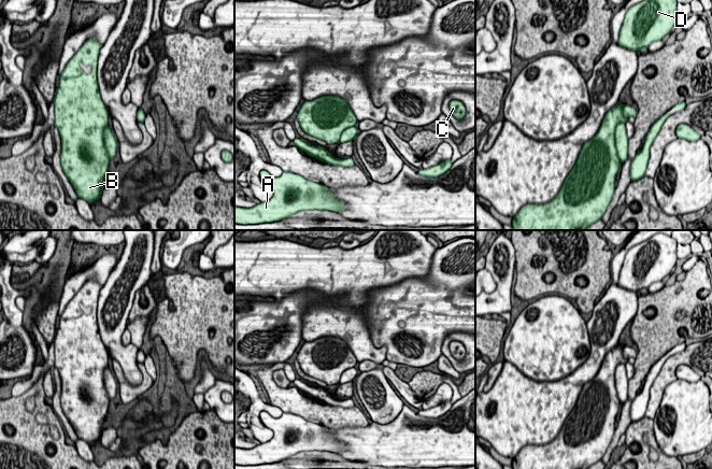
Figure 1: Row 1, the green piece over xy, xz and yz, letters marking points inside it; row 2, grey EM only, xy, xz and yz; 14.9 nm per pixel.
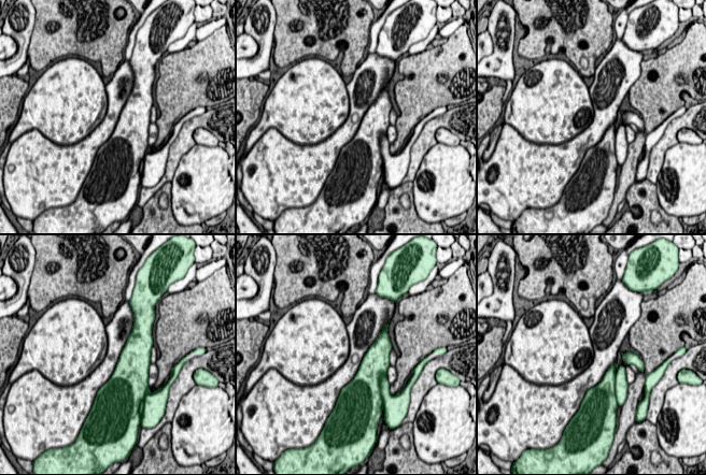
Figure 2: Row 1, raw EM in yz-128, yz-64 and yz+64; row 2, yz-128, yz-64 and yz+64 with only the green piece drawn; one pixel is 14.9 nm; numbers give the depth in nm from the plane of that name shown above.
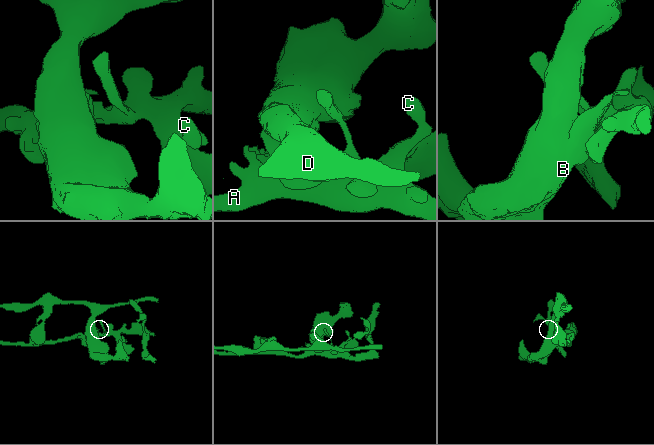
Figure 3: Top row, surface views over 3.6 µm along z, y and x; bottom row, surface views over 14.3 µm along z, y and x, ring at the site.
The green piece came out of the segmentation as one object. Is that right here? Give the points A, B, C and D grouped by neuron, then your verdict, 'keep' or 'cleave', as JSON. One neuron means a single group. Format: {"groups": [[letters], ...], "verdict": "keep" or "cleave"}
{"groups": [["A", "C"], ["B", "D"]], "verdict": "cleave"}

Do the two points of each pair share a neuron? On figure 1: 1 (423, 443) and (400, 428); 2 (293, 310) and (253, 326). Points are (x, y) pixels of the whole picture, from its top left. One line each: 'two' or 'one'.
1: one
2: one

